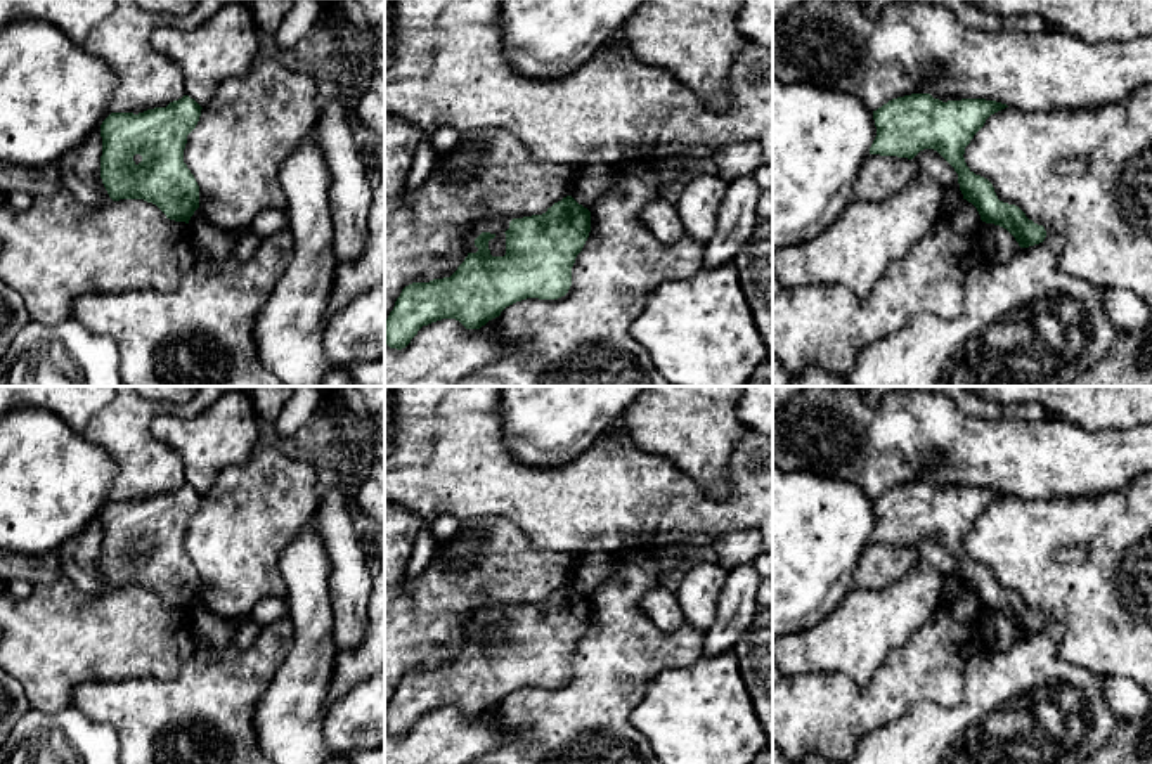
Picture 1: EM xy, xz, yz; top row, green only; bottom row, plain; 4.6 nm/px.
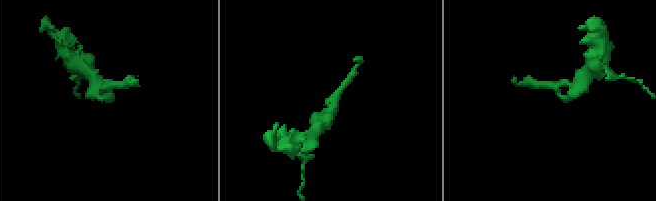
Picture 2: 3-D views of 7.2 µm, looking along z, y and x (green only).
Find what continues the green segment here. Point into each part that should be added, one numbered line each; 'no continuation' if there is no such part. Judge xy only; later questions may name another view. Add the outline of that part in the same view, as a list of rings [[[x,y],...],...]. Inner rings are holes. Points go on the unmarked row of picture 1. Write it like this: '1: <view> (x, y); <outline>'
no continuation

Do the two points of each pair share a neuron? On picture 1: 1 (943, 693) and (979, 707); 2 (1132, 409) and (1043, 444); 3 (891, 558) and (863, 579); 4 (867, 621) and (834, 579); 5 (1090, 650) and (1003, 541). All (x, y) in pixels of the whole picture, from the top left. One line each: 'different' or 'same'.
1: different
2: different
3: same
4: different
5: same

